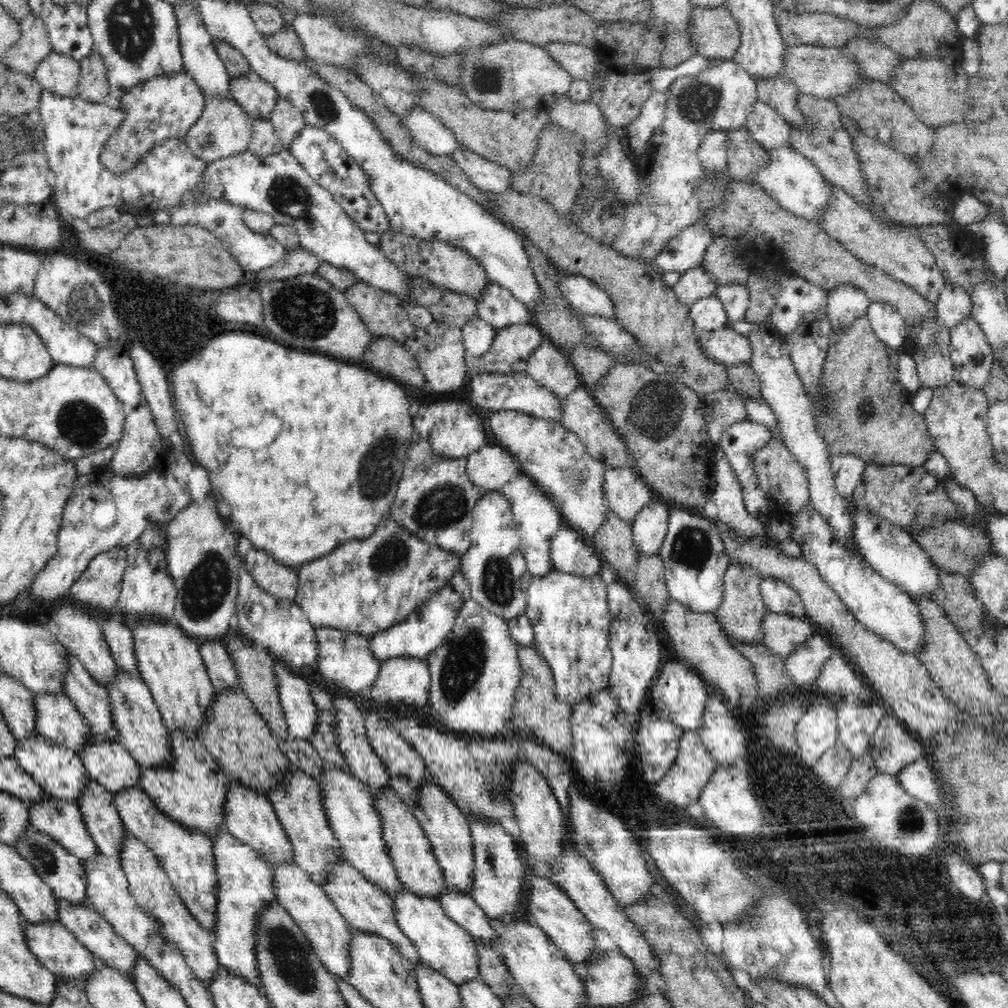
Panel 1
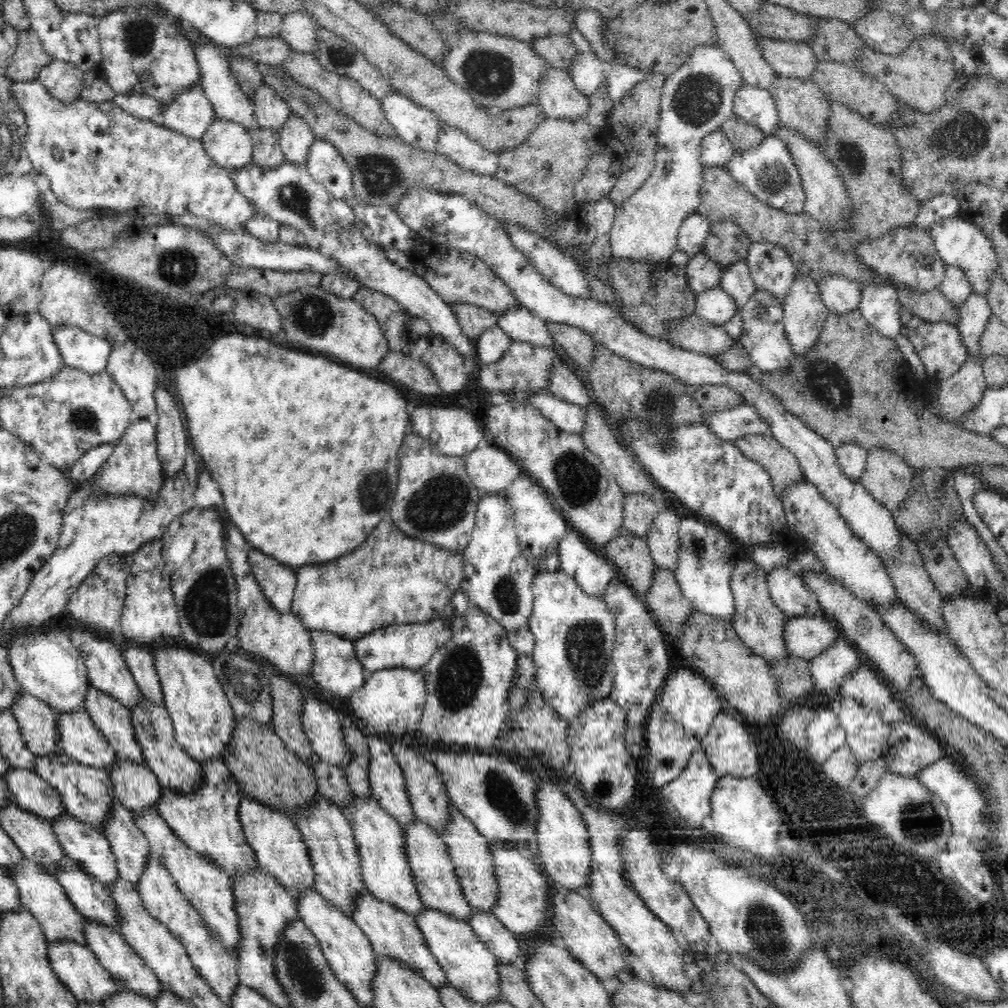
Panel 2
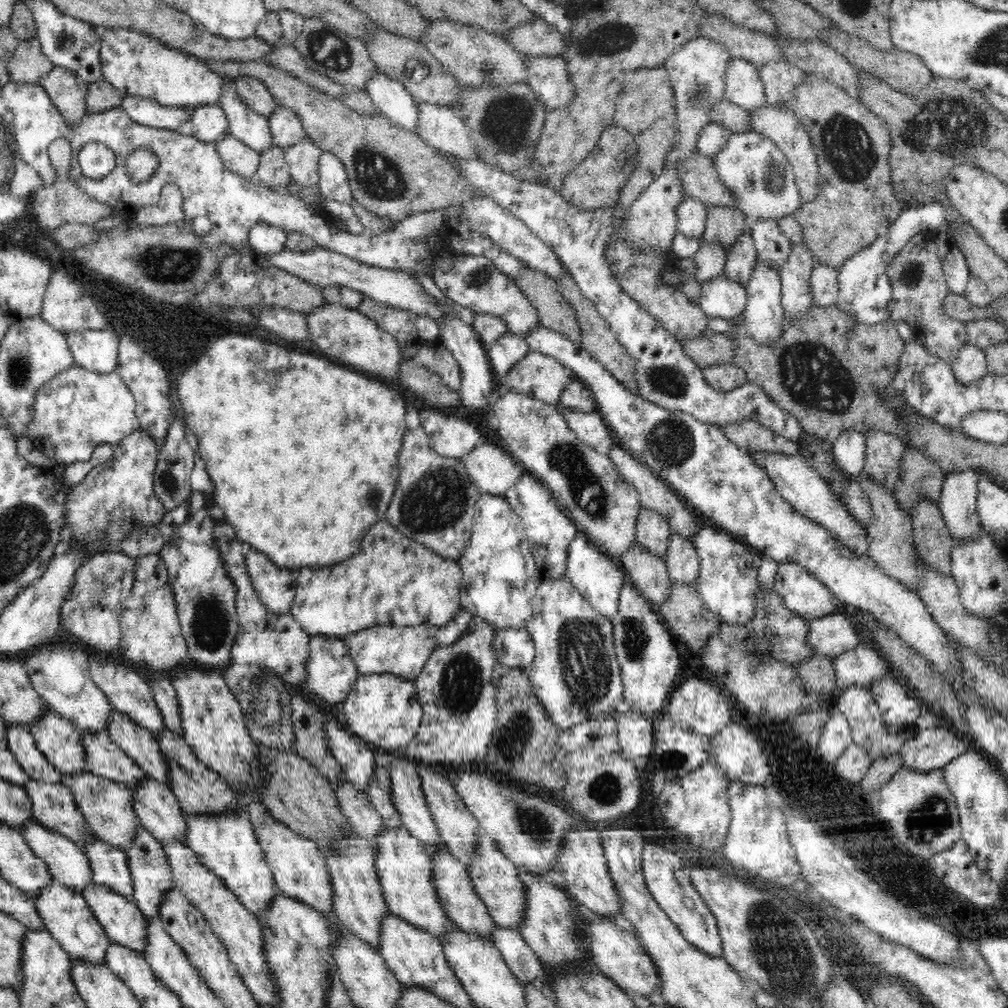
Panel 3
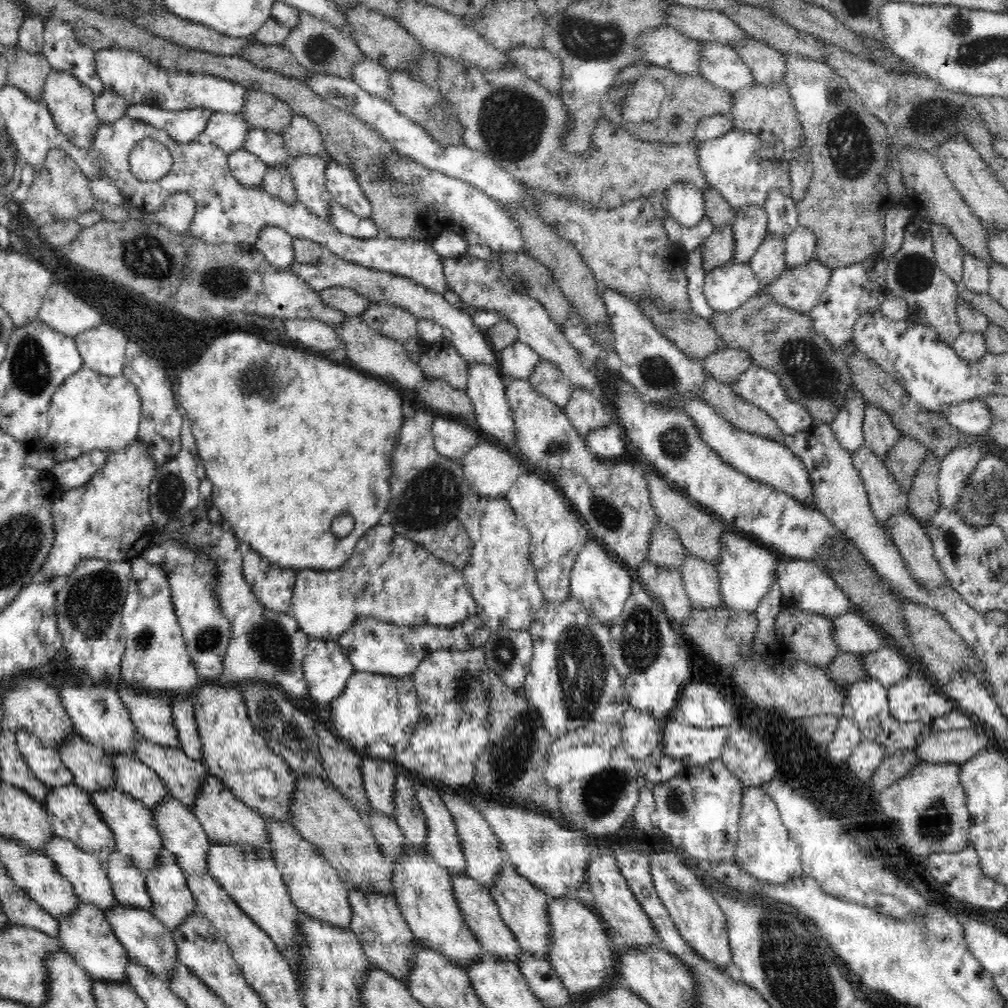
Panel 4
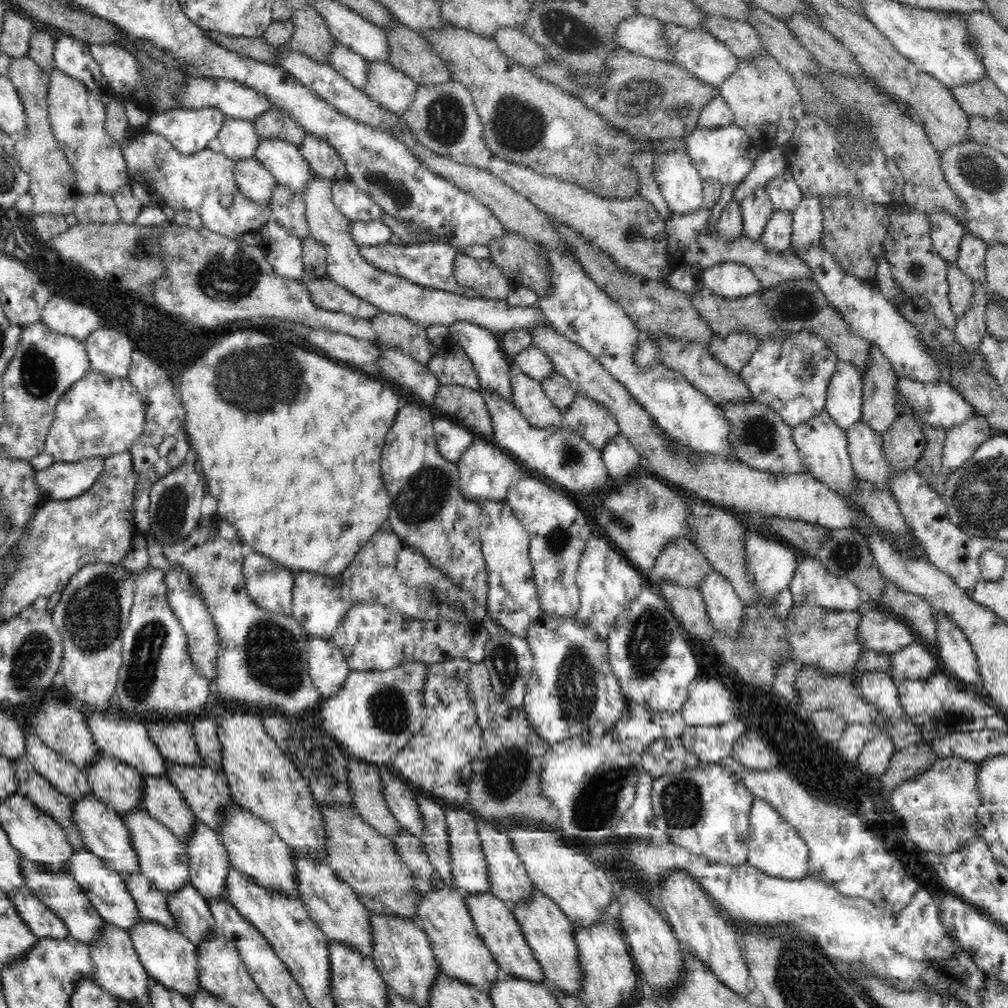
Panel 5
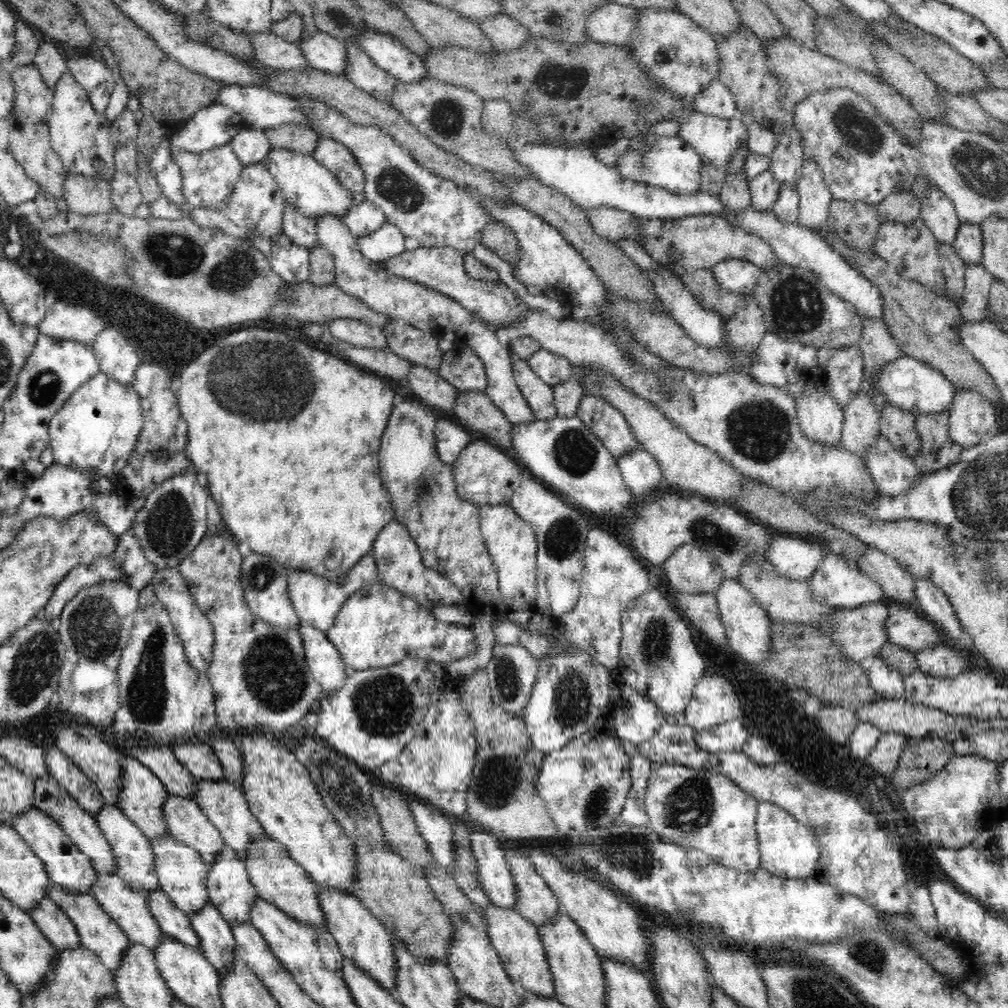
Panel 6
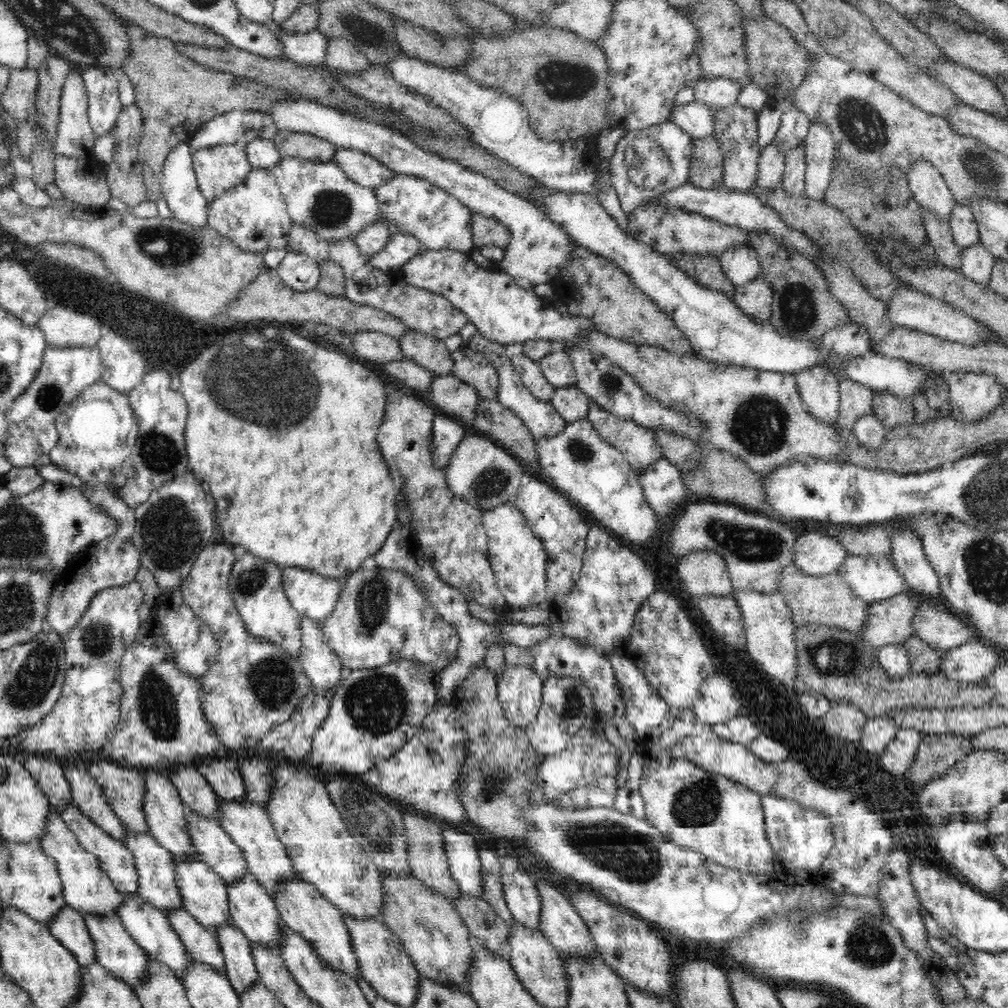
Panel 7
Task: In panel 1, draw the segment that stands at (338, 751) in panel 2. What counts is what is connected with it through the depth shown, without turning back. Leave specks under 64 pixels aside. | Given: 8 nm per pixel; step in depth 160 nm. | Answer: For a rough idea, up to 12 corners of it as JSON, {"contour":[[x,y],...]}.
{"contour":[[274,659],[289,736],[309,742],[318,711],[304,677]]}

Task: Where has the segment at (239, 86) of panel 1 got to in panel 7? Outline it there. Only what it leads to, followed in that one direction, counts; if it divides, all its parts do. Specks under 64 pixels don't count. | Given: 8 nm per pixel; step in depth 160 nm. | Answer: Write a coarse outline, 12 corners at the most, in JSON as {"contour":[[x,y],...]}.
{"contour":[[338,147],[332,161],[350,180],[375,189],[393,177],[360,150]]}

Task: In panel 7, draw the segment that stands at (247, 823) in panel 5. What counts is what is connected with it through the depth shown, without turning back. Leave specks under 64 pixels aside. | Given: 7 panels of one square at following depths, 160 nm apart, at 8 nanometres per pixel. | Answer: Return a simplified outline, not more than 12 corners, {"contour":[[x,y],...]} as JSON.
{"contour":[[301,877],[273,900],[332,969],[362,977],[343,914]]}

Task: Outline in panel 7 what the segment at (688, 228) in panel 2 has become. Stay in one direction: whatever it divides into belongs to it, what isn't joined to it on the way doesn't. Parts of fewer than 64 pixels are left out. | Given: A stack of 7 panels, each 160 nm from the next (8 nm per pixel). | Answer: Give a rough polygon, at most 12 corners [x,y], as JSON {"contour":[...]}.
{"contour":[[672,120],[626,132],[611,183],[626,214],[688,183],[693,138]]}

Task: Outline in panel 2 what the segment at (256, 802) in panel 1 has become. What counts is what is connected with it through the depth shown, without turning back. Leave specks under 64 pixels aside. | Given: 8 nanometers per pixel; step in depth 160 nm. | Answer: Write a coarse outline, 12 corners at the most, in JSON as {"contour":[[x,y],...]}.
{"contour":[[244,795],[239,820],[256,862],[299,895],[315,886],[290,816]]}

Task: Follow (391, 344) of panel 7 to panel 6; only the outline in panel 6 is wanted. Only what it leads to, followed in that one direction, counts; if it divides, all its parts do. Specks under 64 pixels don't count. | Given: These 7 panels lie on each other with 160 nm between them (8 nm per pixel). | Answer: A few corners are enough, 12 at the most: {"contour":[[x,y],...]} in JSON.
{"contour":[[346,318],[330,320],[332,336],[354,346],[388,349],[379,327]]}

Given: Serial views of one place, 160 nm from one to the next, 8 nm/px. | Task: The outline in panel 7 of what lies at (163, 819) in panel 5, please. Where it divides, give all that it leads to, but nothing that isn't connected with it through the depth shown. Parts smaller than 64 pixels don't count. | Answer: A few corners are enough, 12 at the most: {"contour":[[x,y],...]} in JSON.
{"contour":[[189,807],[188,837],[227,885],[250,873],[218,820]]}

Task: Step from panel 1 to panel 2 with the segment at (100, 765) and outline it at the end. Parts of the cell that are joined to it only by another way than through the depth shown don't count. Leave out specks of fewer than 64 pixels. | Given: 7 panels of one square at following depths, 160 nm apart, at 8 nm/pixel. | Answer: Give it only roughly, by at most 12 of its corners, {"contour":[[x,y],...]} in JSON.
{"contour":[[116,760],[108,777],[130,812],[157,808],[158,778],[146,765]]}

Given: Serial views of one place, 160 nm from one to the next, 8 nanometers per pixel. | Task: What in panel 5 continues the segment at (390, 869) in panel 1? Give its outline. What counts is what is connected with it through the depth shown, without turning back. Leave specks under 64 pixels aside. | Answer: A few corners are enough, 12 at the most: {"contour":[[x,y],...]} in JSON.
{"contour":[[438,879],[416,923],[441,971],[488,993],[500,979],[459,888]]}

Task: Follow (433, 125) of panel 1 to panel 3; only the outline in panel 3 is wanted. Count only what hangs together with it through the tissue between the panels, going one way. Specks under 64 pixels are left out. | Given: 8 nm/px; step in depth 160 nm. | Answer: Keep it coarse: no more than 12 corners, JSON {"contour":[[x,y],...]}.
{"contour":[[376,70],[364,89],[379,114],[414,132],[418,105]]}

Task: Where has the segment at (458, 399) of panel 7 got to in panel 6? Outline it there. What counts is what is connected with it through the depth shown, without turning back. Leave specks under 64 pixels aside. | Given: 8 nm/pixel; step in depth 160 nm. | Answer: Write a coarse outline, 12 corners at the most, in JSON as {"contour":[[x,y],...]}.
{"contour":[[412,365],[407,381],[420,402],[450,411],[460,390],[436,370]]}

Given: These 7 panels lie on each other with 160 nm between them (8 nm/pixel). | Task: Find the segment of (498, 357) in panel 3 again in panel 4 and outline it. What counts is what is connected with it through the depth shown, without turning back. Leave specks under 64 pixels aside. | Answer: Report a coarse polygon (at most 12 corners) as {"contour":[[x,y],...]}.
{"contour":[[519,340],[499,355],[500,375],[527,379],[539,355]]}

